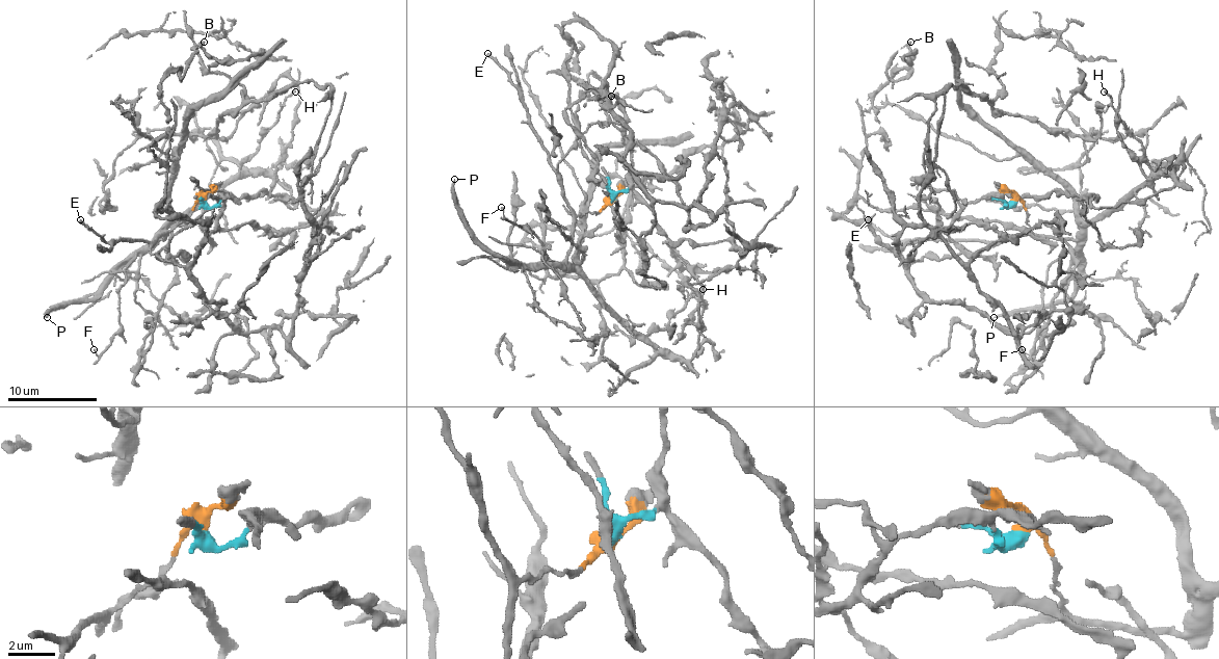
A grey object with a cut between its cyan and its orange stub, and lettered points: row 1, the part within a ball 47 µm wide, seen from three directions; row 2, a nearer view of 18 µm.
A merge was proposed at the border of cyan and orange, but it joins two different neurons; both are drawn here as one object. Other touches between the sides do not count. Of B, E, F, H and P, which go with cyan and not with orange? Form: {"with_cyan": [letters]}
{"with_cyan": ["B"]}

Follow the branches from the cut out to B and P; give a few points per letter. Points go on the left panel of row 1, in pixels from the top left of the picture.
B: (205, 203), (224, 201), (200, 247), (207, 225), (155, 209), (160, 82), (205, 43)
P: (205, 201), (200, 199), (186, 218), (164, 238), (135, 249), (102, 285), (84, 298), (59, 305), (46, 316)

